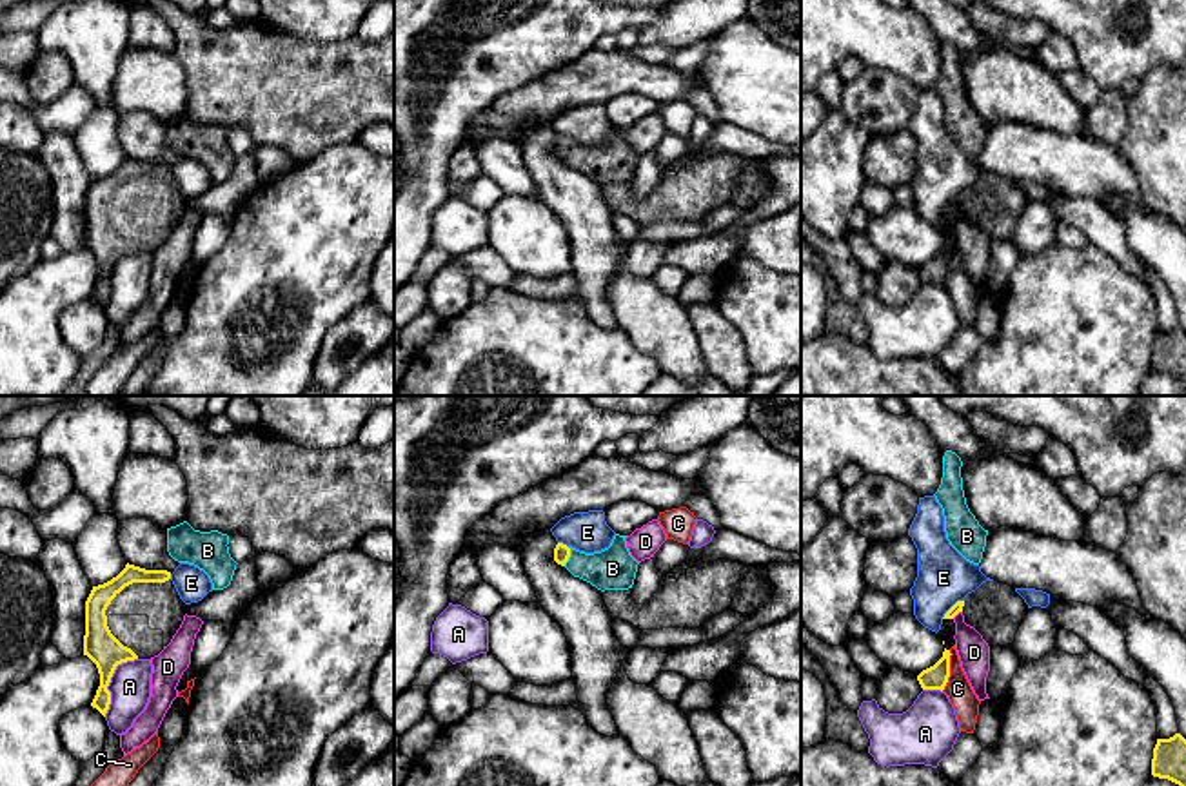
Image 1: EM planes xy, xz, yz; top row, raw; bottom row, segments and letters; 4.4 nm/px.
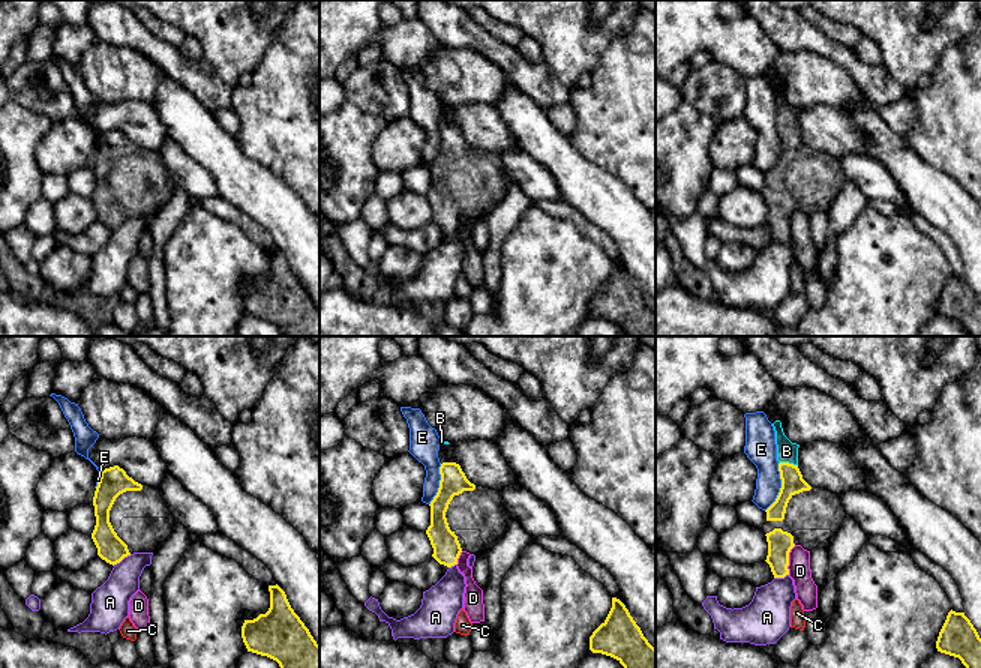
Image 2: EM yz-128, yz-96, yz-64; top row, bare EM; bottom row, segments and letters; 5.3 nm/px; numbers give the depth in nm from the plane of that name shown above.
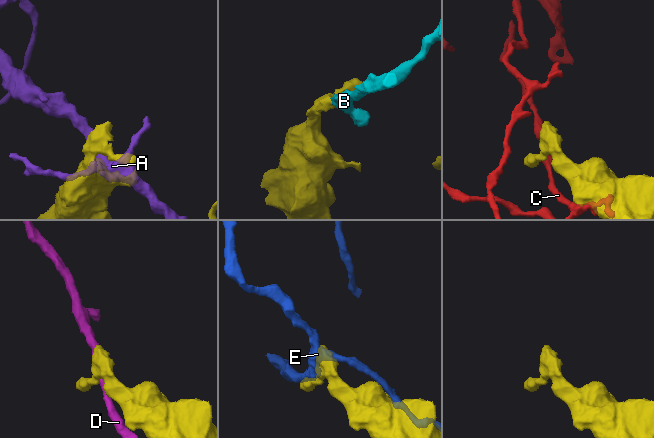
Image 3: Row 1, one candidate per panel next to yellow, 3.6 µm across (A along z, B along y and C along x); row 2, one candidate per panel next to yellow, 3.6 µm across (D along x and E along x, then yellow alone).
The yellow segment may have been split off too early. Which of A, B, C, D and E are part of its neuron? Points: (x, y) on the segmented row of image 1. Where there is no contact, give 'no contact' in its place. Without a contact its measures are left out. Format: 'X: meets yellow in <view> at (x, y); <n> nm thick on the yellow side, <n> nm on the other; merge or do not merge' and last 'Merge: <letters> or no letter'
A: meets yellow in xy at (109, 681); 150 nm thick on the yellow side, 180 nm on the other; do not merge
B: meets yellow in xz at (569, 556); 80 nm thick on the yellow side, 190 nm on the other; merge
C: meets yellow in yz at (948, 670); 110 nm thick on the yellow side, 120 nm on the other; do not merge
D: meets yellow in yz at (956, 614); 50 nm thick on the yellow side, 140 nm on the other; do not merge
E: meets yellow in yz at (952, 607); 50 nm thick on the yellow side, 240 nm on the other; do not merge
Merge: B

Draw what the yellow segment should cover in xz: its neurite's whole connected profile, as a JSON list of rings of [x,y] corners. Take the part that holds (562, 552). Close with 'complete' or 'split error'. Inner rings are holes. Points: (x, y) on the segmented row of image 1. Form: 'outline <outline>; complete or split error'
outline [[[616,534],[608,548],[594,554],[558,543],[554,561],[601,592],[628,590],[639,563],[630,555],[625,537]]]; split error

